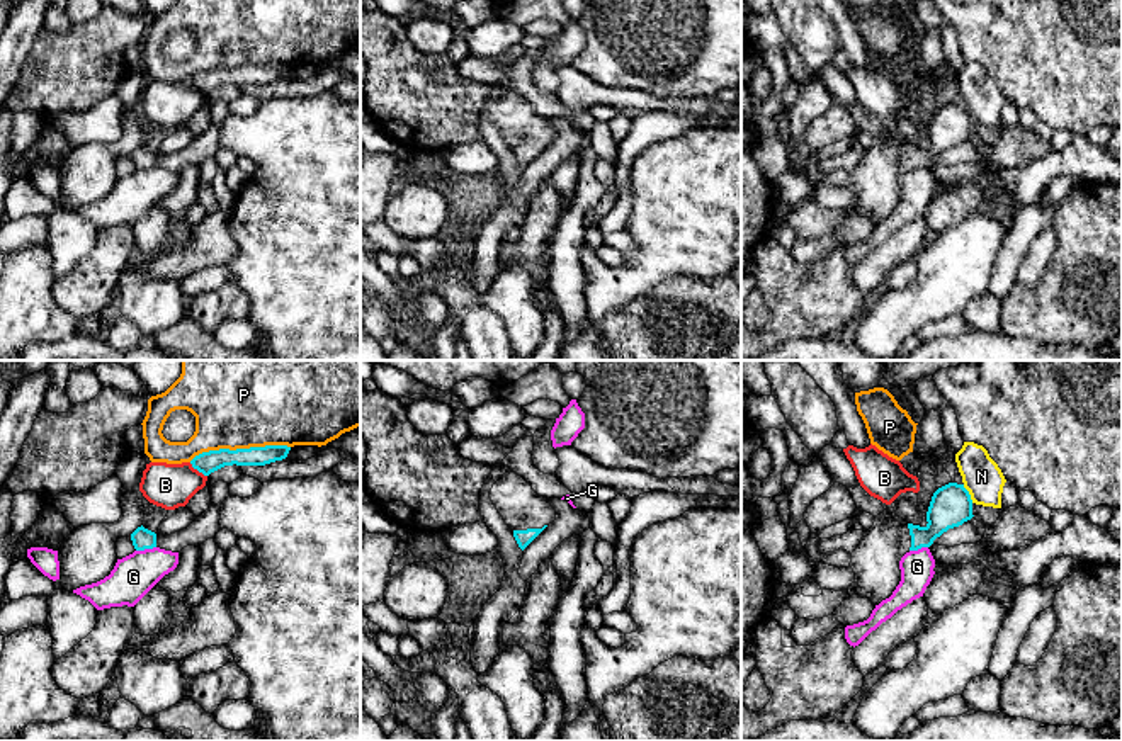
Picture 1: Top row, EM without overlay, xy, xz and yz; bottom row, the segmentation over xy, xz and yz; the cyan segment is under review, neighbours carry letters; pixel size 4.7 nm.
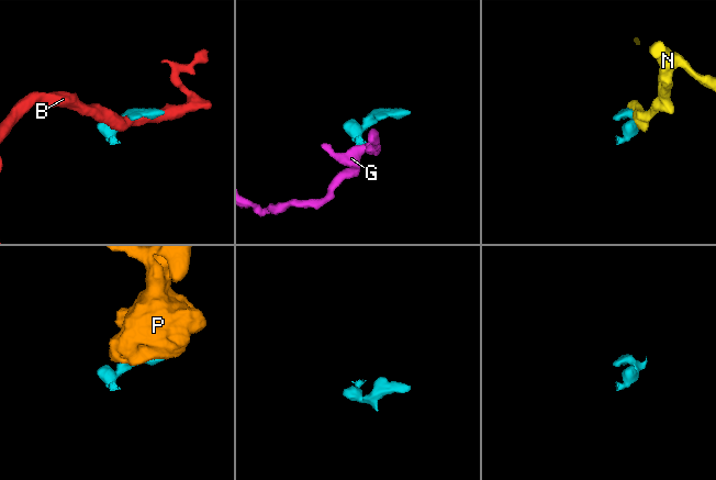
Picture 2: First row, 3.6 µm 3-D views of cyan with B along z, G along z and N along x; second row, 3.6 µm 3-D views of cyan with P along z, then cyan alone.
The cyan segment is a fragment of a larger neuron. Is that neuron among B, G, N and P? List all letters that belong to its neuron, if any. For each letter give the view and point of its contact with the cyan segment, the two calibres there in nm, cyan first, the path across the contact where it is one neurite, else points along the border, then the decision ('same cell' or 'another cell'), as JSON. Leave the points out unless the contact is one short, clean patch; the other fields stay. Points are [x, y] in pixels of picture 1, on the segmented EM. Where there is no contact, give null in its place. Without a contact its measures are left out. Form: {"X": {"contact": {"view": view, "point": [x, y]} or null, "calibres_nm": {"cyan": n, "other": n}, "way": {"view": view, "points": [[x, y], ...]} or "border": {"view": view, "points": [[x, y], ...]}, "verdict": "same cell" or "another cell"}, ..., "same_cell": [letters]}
{"B": {"contact": {"view": "xy", "point": [198, 469]}, "calibres_nm": {"cyan": 110, "other": 200}, "border": {"view": "xy", "points": [[189, 463], [206, 476]]}, "verdict": "another cell"}, "G": {"contact": {"view": "xy", "point": [145, 548]}, "calibres_nm": {"cyan": 100, "other": 200}, "border": {"view": "xy", "points": [[155, 546], [136, 551]]}, "verdict": "another cell"}, "N": {"contact": {"view": "yz", "point": [968, 493]}, "calibres_nm": {"cyan": 200, "other": 190}, "verdict": "another cell"}, "P": {"contact": {"view": "xy", "point": [238, 449]}, "calibres_nm": {"cyan": 110, "other": 480}, "verdict": "another cell"}, "same_cell": []}

